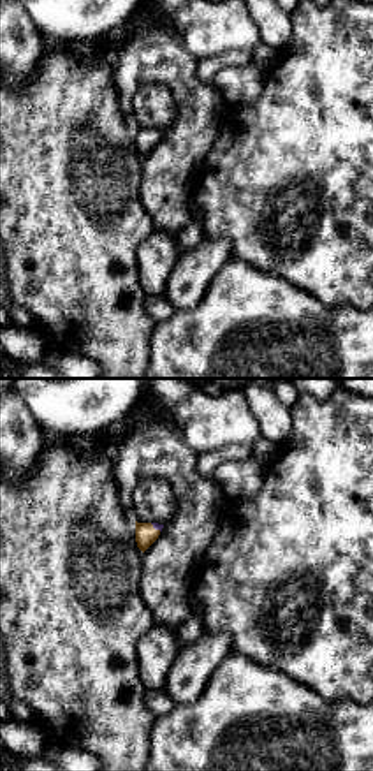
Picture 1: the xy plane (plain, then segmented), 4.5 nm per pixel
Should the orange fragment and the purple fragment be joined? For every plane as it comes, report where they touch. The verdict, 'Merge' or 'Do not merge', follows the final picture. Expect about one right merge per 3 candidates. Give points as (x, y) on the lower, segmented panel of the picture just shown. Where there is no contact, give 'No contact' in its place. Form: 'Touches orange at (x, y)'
Touches orange at (153, 528)

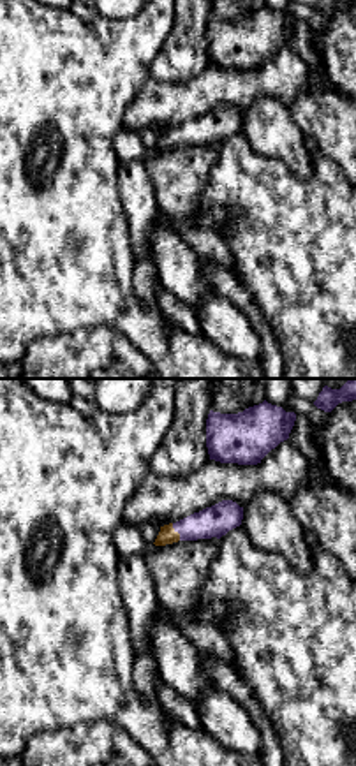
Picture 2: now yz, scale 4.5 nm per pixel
Touches orange at (177, 532)

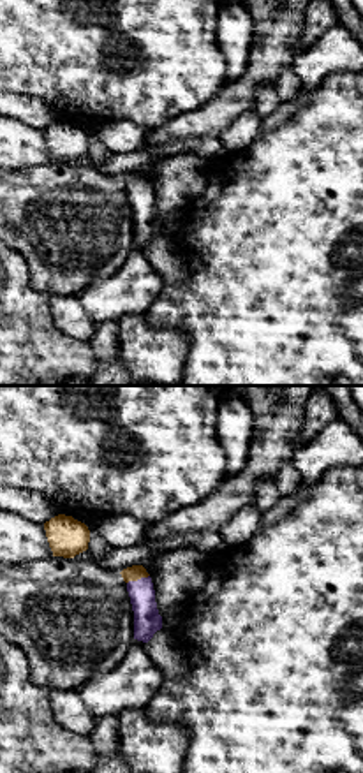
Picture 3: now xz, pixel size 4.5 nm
Touches orange at (138, 578)

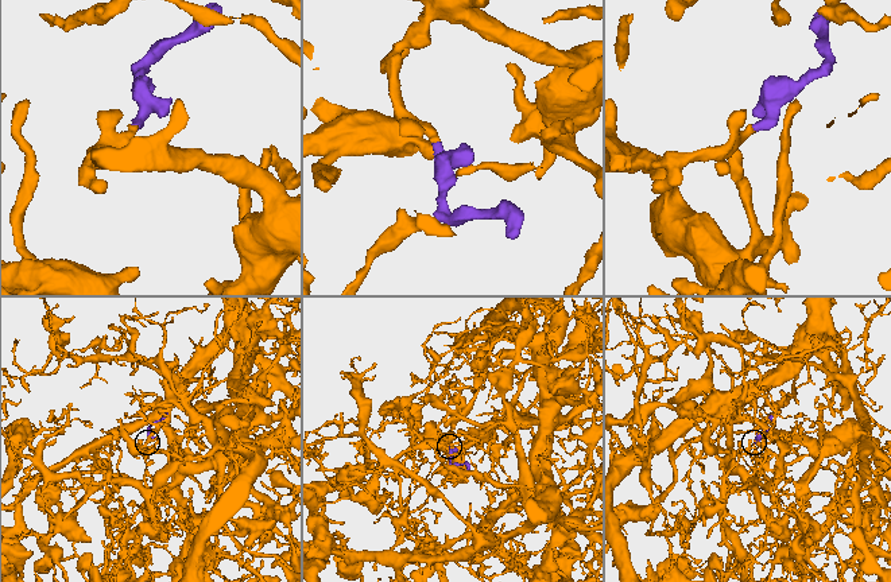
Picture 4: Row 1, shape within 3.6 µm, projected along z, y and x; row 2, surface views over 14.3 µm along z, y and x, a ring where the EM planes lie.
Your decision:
Merge

